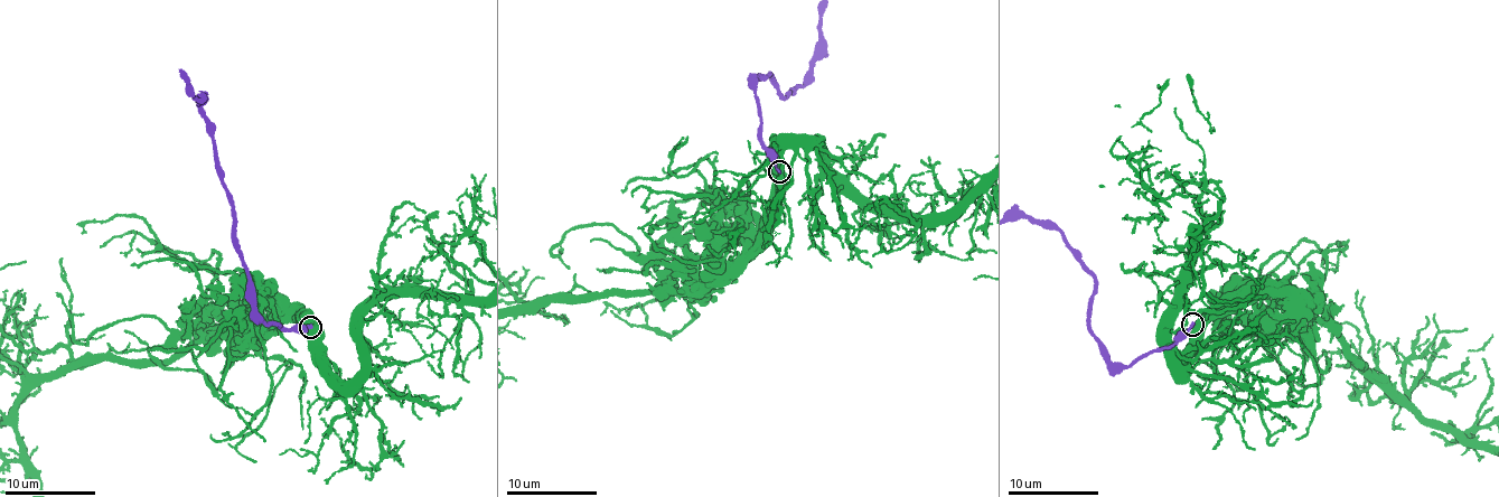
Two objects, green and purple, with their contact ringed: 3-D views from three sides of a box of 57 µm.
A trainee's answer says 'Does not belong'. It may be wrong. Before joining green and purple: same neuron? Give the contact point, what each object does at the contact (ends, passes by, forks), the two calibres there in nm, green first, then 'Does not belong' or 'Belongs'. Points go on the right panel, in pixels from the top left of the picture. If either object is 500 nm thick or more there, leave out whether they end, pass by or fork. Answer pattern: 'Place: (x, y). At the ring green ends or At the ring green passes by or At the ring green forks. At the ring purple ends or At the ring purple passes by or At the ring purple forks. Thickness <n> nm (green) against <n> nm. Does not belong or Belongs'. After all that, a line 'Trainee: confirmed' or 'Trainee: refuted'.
Place: (1192, 325). Thickness 700 nm (green) against 280 nm. Does not belong
Trainee: confirmed

